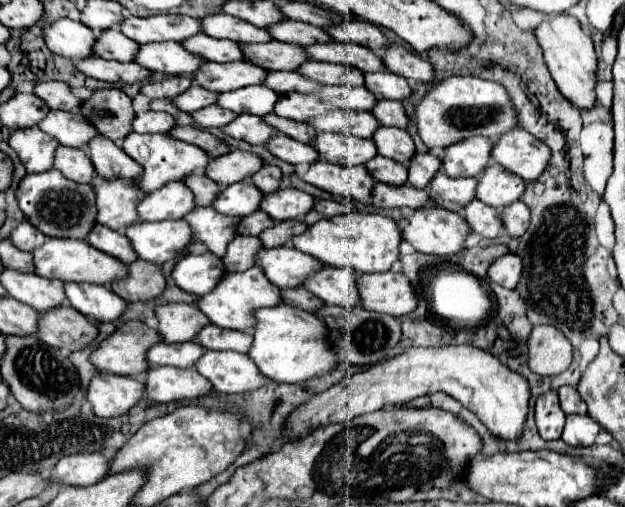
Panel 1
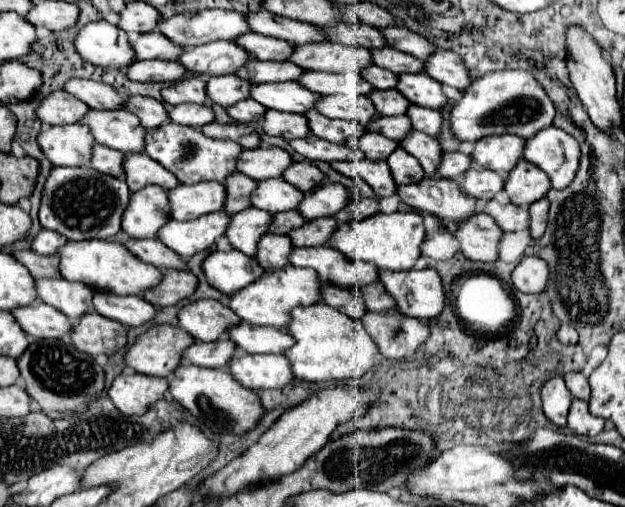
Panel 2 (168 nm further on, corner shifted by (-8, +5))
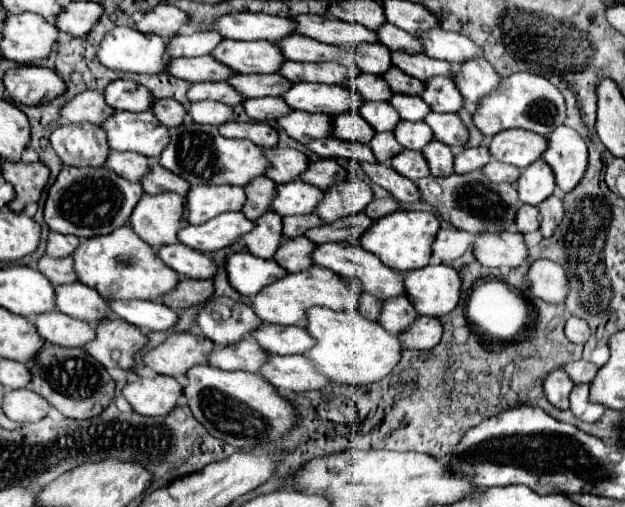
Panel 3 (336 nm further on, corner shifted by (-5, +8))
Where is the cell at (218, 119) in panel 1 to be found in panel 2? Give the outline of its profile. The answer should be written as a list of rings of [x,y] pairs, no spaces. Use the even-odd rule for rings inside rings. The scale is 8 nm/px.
[[[244,99],[244,101],[236,103],[236,105],[232,105],[228,109],[228,113],[238,123],[252,123],[252,121],[262,119],[262,113],[266,113],[266,107],[258,105],[258,101],[254,101],[254,99]]]

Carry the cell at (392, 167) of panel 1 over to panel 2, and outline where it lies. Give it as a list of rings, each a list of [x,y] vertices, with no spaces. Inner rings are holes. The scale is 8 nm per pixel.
[[[400,147],[386,161],[388,161],[394,181],[398,185],[410,185],[410,183],[424,179],[424,169],[420,167],[420,163]]]

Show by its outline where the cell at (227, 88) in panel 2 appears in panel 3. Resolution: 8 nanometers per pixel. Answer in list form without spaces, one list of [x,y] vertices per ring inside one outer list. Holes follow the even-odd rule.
[[[235,74],[227,80],[243,98],[261,98],[261,96],[279,96],[287,86],[291,86],[279,74]]]

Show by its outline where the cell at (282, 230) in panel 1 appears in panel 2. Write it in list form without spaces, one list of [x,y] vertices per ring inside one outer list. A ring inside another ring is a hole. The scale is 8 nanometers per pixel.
[[[322,217],[316,221],[308,221],[300,229],[294,229],[290,233],[290,239],[296,247],[320,247],[320,245],[328,243],[334,229],[336,229],[336,219]]]

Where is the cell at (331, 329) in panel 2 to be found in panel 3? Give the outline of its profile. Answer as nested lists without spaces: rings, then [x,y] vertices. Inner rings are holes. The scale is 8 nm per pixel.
[[[311,308],[307,310],[307,332],[317,344],[305,352],[309,360],[315,362],[317,370],[331,382],[341,384],[371,384],[387,376],[395,362],[399,362],[401,346],[397,336],[389,334],[379,326],[379,322],[365,320],[357,310],[329,310],[329,308]]]

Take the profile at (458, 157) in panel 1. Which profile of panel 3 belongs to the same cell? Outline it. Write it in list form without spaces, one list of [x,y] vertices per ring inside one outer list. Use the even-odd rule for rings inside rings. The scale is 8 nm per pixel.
[[[503,130],[487,142],[487,148],[495,160],[523,170],[541,158],[547,148],[547,140],[539,134],[531,134],[529,130]]]

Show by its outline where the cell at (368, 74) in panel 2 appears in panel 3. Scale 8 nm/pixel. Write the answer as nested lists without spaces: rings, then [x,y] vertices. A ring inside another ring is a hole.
[[[391,66],[391,70],[387,70],[383,74],[383,80],[389,84],[389,88],[393,92],[399,92],[399,94],[419,94],[423,90],[423,82],[421,80],[411,78],[409,74],[403,74],[395,66]]]

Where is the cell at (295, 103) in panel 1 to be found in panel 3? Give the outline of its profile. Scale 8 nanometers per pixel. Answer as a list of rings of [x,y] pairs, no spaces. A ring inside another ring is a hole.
[[[361,102],[355,112],[359,112],[375,132],[389,132],[401,120],[399,114],[387,102]]]

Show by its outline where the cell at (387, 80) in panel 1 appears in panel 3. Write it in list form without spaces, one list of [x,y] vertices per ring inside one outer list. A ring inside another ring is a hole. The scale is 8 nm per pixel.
[[[431,76],[423,84],[425,90],[419,96],[433,112],[457,112],[461,108],[463,98],[449,76]]]

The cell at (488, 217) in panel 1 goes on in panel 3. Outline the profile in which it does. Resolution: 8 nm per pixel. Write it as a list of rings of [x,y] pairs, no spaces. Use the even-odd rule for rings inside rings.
[[[523,204],[517,214],[515,214],[515,224],[517,224],[517,230],[521,234],[527,234],[527,232],[535,232],[539,228],[539,210],[535,206],[529,206],[529,204]]]

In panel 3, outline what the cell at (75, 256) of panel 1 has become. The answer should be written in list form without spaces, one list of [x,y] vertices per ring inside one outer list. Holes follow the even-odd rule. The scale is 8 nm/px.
[[[127,224],[119,230],[113,230],[107,236],[93,236],[81,240],[79,246],[71,254],[73,268],[77,280],[89,288],[95,288],[105,300],[111,298],[141,298],[141,300],[157,300],[159,294],[165,294],[175,286],[179,274],[175,270],[167,270],[159,258],[155,258],[155,250],[145,244]]]

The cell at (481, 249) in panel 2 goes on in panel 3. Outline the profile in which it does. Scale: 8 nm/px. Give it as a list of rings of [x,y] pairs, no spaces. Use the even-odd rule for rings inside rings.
[[[481,232],[475,236],[473,254],[483,266],[515,268],[525,262],[527,246],[519,232],[515,234],[513,232],[497,232],[497,234]]]

